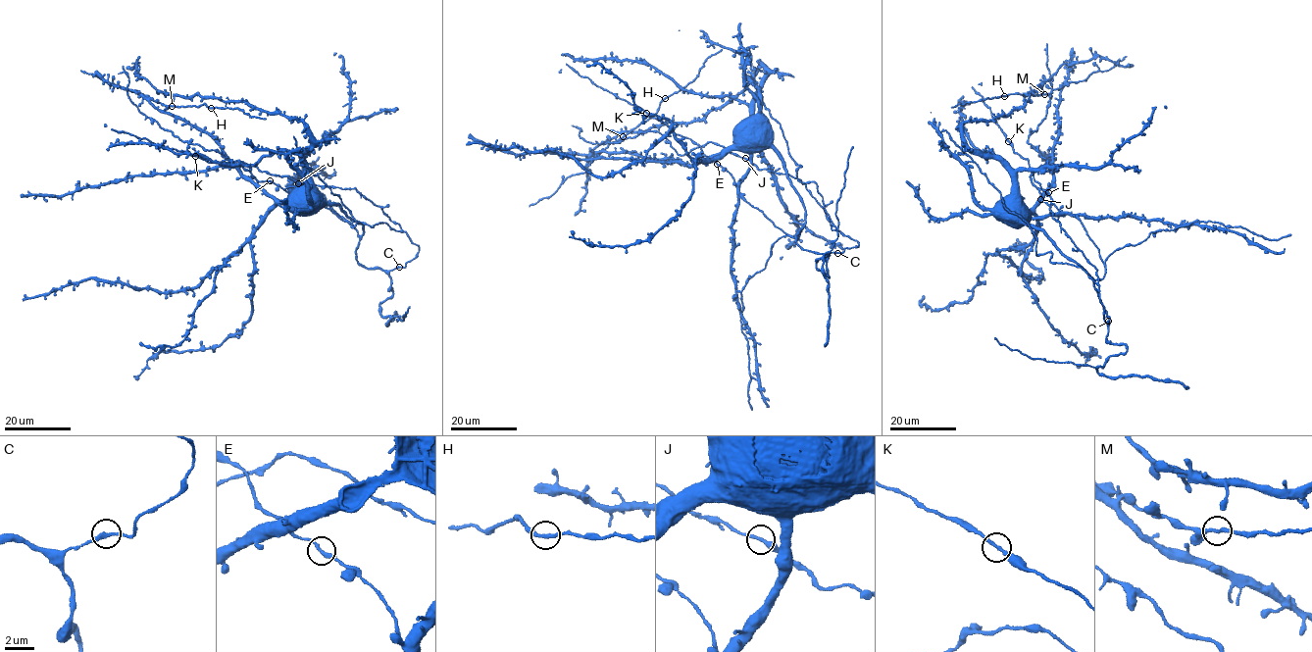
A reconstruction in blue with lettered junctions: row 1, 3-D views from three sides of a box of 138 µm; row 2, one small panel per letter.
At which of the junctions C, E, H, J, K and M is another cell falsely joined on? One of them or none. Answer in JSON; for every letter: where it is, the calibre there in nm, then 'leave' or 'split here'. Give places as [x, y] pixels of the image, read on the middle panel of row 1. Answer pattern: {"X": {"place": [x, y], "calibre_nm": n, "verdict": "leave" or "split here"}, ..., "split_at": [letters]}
{"C": {"place": [837, 253], "calibre_nm": 280, "verdict": "leave"}, "E": {"place": [717, 164], "calibre_nm": 260, "verdict": "leave"}, "H": {"place": [665, 98], "calibre_nm": 240, "verdict": "leave"}, "J": {"place": [745, 158], "calibre_nm": 280, "verdict": "leave"}, "K": {"place": [646, 113], "calibre_nm": 260, "verdict": "leave"}, "M": {"place": [623, 136], "calibre_nm": 240, "verdict": "leave"}, "split_at": []}

